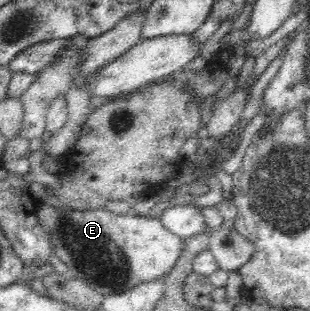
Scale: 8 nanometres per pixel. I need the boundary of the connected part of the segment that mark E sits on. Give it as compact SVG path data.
M37 200L35 216L45 231L53 253L68 266L69 276L82 280L100 295L117 294L155 278L168 274L175 266L183 248L183 239L165 229L158 217L142 217L133 213L122 215L106 208L97 210L75 210L69 206L53 206Z

